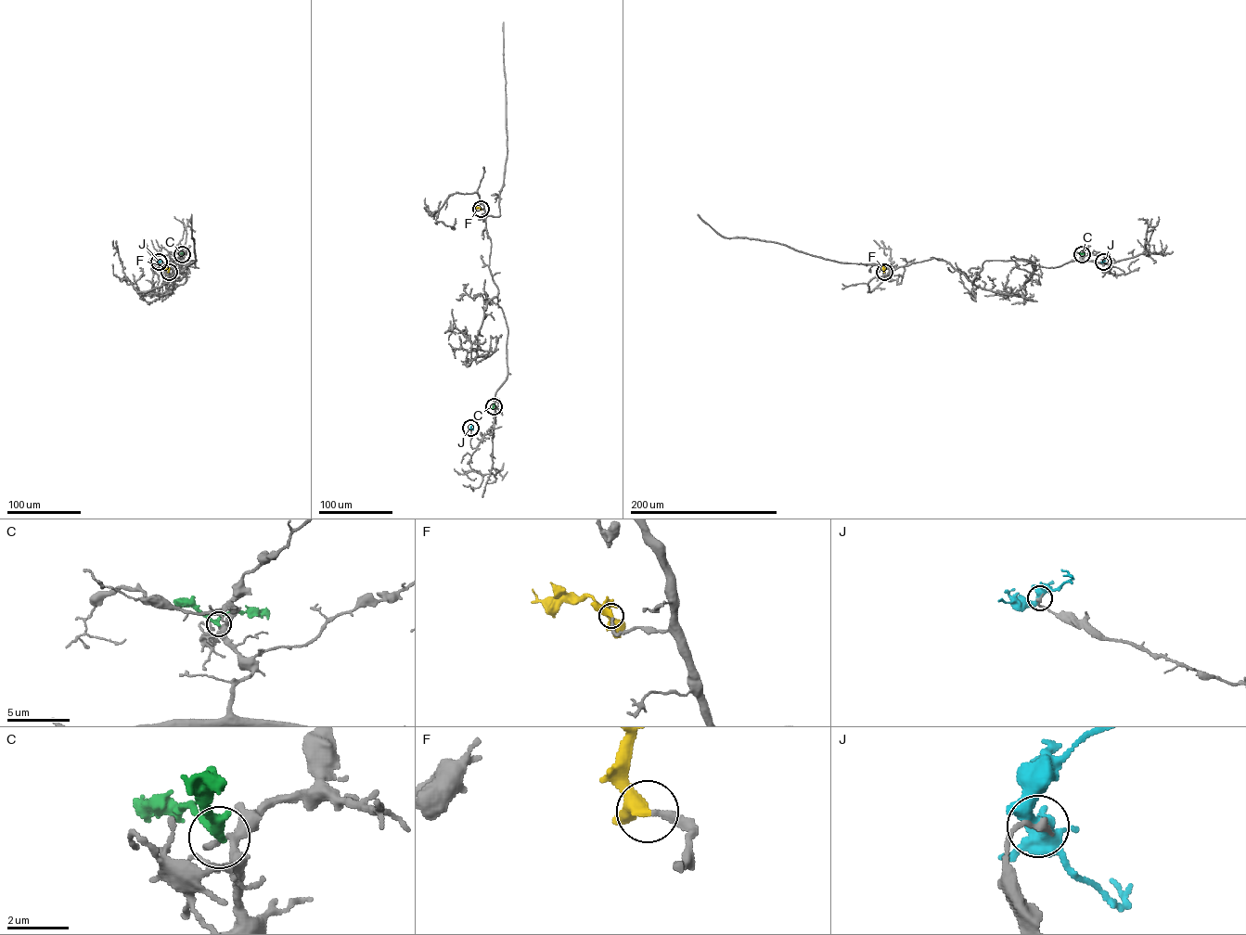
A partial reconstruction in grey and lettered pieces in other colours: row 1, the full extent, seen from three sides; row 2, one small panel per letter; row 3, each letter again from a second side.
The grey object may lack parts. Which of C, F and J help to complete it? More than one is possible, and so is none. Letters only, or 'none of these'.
F

